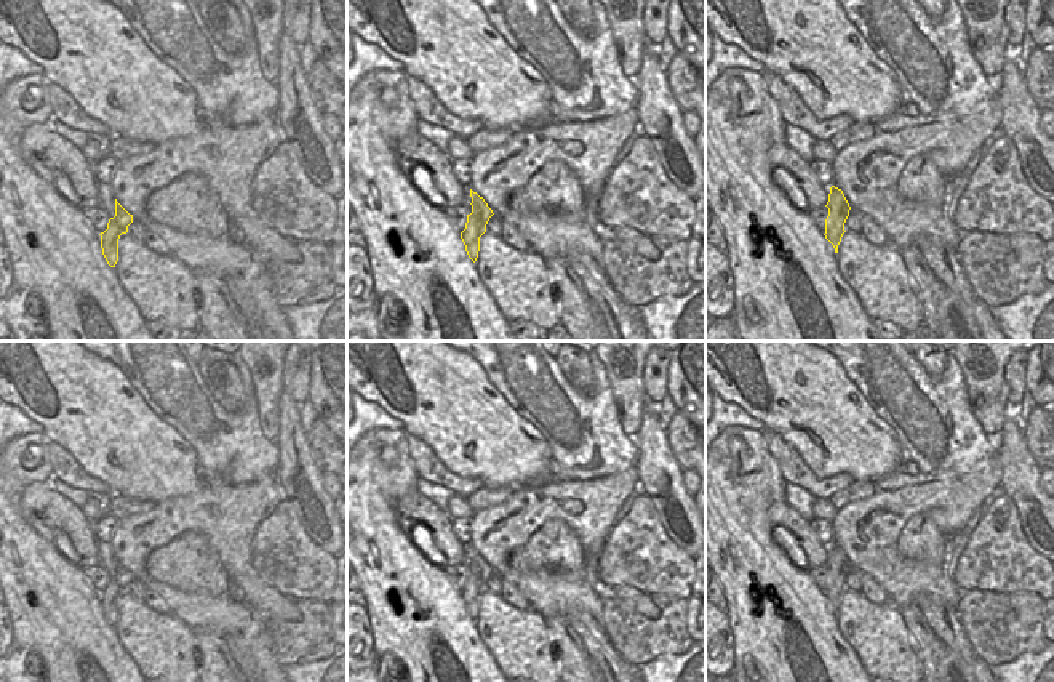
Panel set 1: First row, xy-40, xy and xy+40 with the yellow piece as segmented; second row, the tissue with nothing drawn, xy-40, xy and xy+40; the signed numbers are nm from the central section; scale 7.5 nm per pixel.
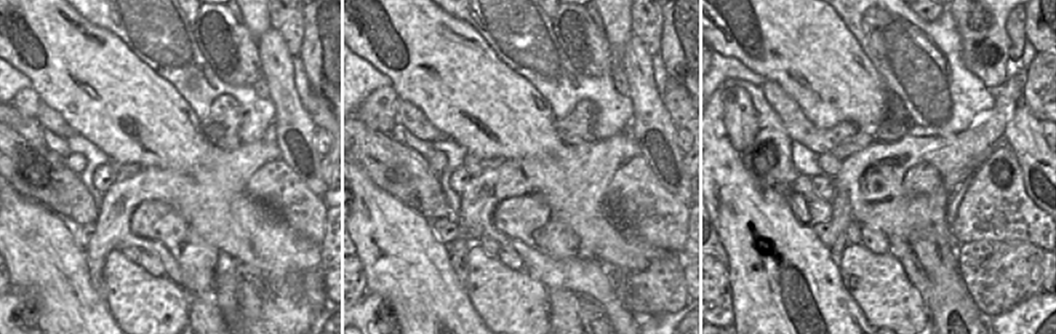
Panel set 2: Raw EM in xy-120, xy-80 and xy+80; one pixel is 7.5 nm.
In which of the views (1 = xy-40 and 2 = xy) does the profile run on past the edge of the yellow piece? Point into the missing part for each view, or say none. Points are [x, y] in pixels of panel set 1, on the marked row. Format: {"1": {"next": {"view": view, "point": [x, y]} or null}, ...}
{"1": {"next": null}, "2": {"next": null}}

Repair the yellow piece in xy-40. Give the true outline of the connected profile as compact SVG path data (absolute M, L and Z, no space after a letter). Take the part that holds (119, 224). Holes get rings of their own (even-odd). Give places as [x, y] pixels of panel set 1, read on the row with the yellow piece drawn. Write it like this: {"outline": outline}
{"outline": "M115 199L115 216L109 219L107 229L101 232L102 255L110 267L115 267L118 261L118 239L128 232L128 226L133 223L130 215Z"}

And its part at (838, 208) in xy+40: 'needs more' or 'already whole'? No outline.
already whole

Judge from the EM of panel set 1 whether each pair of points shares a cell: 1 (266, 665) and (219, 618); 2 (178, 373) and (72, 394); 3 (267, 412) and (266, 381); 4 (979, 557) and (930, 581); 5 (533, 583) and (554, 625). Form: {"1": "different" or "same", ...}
{"1": "same", "2": "different", "3": "same", "4": "different", "5": "different"}

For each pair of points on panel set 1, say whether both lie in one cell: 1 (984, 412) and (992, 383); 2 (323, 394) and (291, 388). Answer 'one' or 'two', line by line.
1: one
2: two

